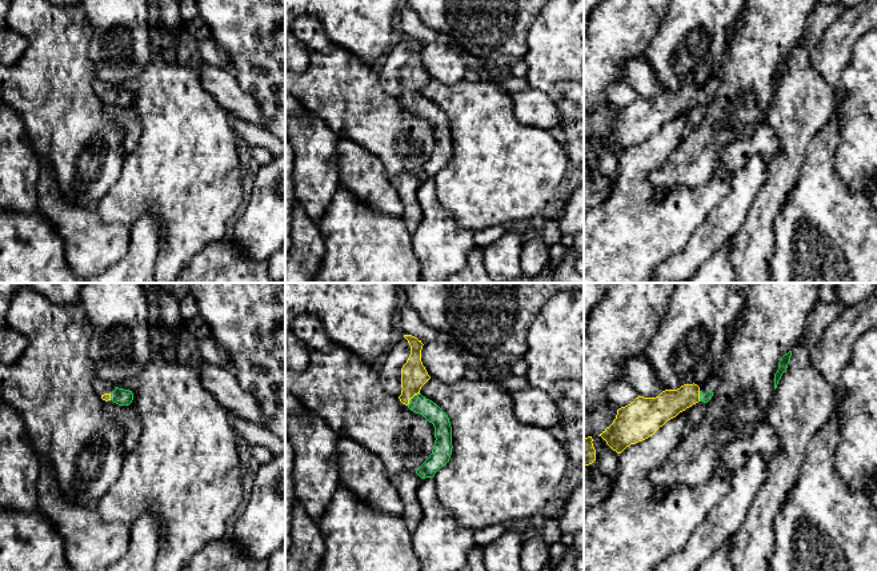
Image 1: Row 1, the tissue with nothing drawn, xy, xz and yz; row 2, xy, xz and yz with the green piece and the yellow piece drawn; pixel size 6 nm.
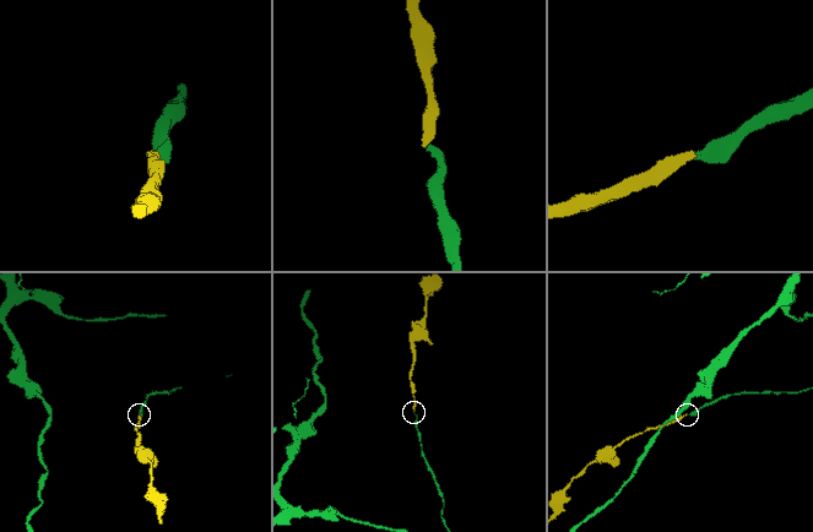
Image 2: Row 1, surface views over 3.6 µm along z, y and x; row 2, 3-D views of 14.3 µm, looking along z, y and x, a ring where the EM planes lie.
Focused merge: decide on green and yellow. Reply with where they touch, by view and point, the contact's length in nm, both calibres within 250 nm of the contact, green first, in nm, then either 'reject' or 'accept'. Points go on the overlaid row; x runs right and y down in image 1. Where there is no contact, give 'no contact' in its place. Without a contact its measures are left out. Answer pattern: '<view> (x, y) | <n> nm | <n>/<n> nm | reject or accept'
xz (412, 398) | 110 nm | 110/160 nm | accept

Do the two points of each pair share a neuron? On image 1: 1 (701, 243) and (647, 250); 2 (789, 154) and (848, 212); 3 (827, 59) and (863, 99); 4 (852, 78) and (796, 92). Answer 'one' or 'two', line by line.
1: two
2: two
3: two
4: two

